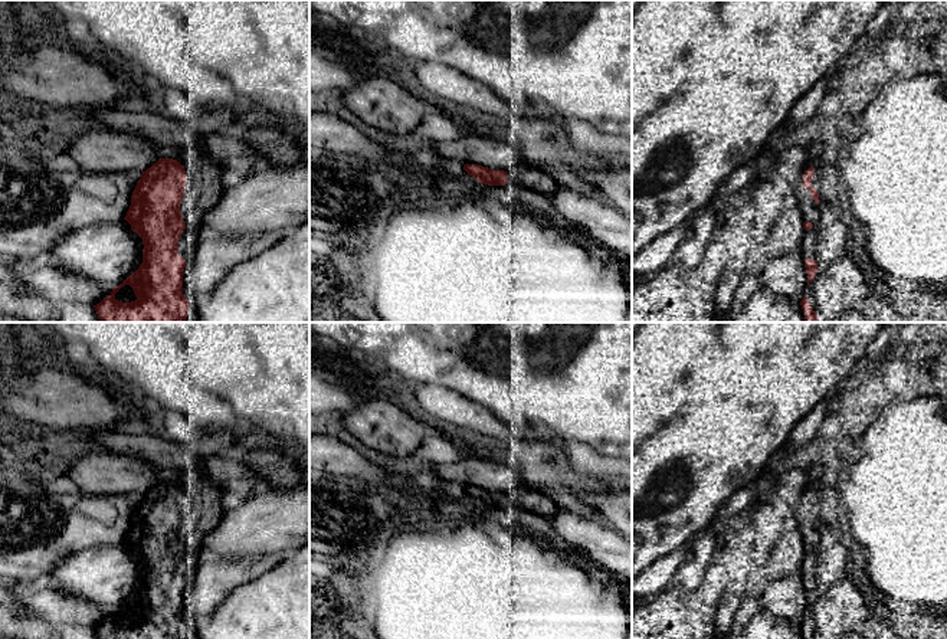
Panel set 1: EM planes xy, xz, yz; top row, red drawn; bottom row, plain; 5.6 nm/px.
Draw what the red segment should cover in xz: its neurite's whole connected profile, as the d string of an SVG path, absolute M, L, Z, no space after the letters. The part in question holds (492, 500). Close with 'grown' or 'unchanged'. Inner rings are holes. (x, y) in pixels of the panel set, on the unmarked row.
M520 485L508 494L492 492L478 486L465 486L463 492L475 502L488 508L505 508L508 504L512 504L545 518L551 518L561 511L553 498L537 489L527 488L525 485Z; grown

